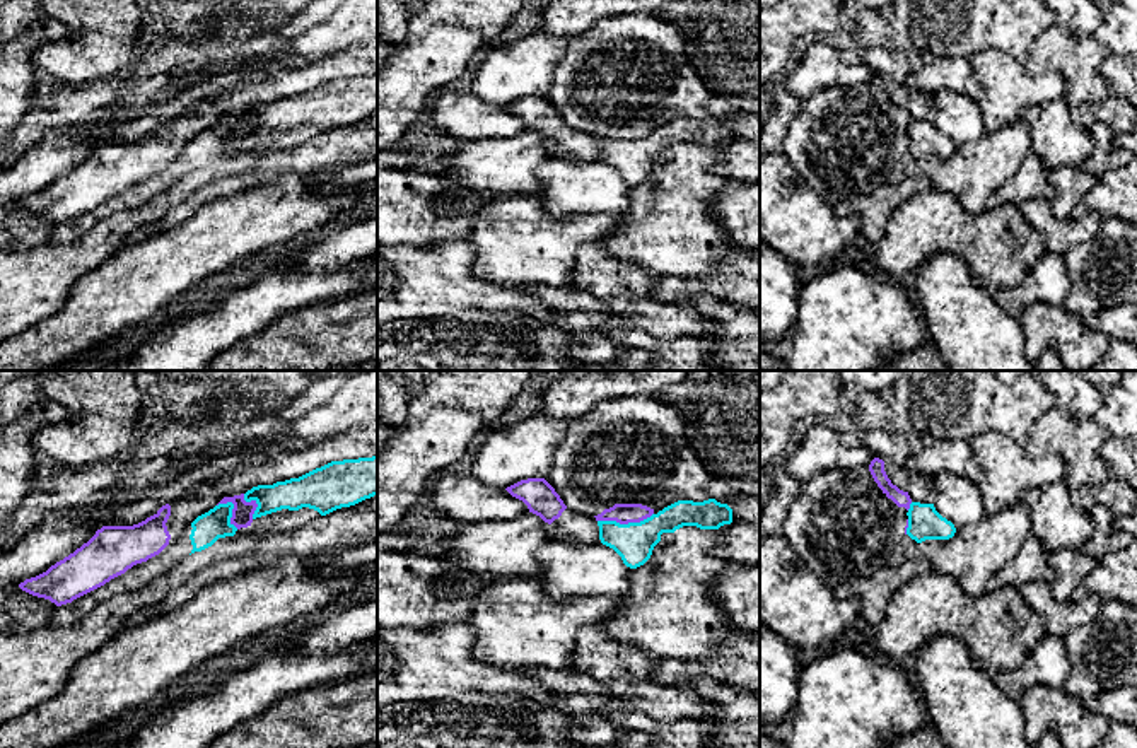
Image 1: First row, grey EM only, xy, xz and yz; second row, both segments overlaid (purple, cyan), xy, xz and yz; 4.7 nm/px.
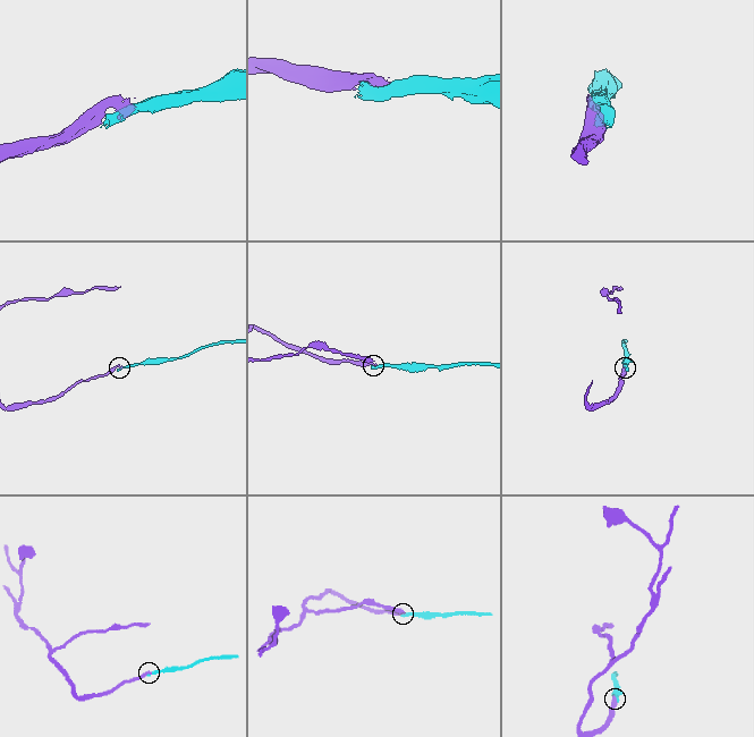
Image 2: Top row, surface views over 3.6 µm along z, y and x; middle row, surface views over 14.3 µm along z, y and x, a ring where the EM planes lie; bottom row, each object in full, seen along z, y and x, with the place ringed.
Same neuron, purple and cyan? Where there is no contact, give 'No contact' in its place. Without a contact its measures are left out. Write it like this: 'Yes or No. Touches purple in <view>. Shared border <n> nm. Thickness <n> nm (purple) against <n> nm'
No. Touches purple in xz. Shared border 260 nm. Thickness 100 nm (purple) against 190 nm

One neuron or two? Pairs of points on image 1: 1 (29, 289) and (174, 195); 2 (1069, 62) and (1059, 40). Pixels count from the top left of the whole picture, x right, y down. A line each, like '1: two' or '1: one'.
1: one
2: one

